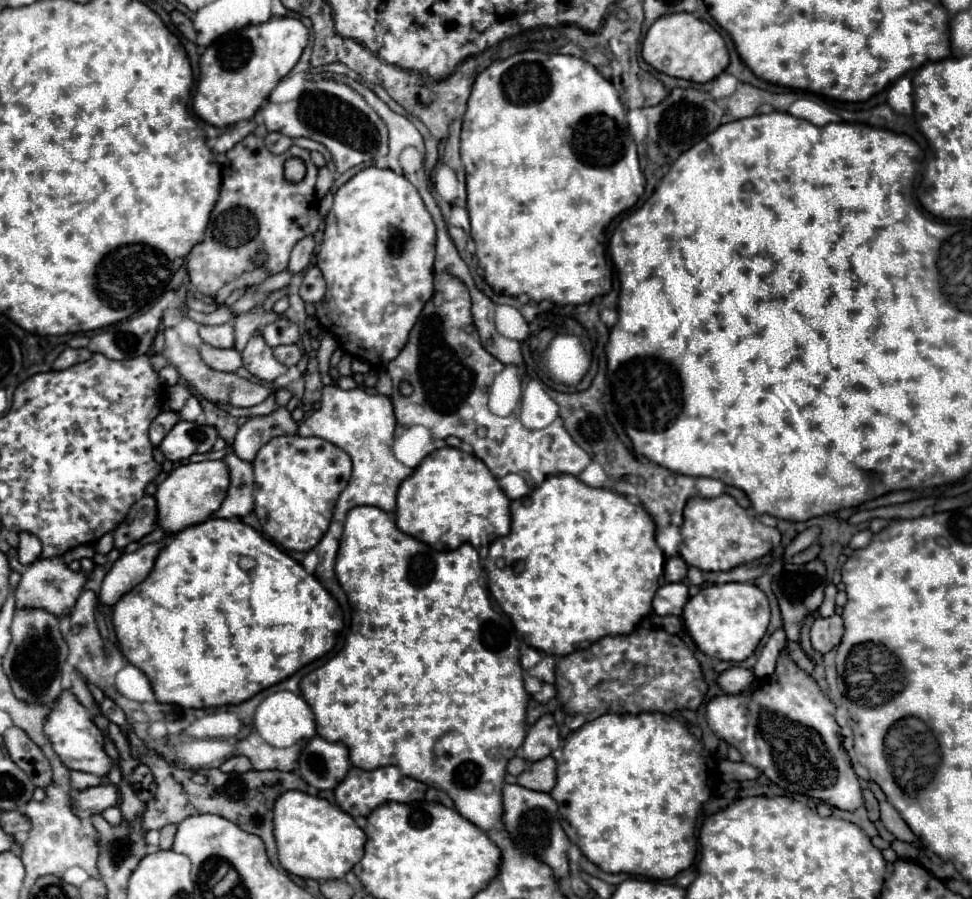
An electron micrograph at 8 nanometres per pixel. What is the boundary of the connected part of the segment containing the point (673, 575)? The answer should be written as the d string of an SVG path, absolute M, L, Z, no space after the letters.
M673 556L665 562L665 582L683 582L687 578L687 564L681 556Z

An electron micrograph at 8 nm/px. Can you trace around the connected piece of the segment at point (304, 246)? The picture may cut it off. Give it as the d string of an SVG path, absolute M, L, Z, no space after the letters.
M313 236L301 238L293 246L293 252L291 252L291 258L289 258L289 272L293 272L293 274L303 272L313 258L313 248L315 248L315 238Z

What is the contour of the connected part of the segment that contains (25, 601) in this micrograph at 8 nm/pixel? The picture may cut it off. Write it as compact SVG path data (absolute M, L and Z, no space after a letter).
M61 556L55 558L37 558L33 564L27 566L27 570L21 576L21 582L15 590L17 606L29 606L29 608L45 608L55 616L63 616L73 610L79 594L83 592L83 586L87 582L85 570L71 570Z

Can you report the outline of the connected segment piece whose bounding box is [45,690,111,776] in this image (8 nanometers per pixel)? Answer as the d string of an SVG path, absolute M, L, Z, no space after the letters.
M65 690L61 694L59 702L55 704L53 712L49 714L49 718L45 722L45 734L51 740L53 750L61 756L61 760L65 762L67 768L97 774L97 776L105 776L111 770L111 758L107 756L105 748L103 748L103 734L91 722L85 708L77 702L77 698L73 696L71 690Z

